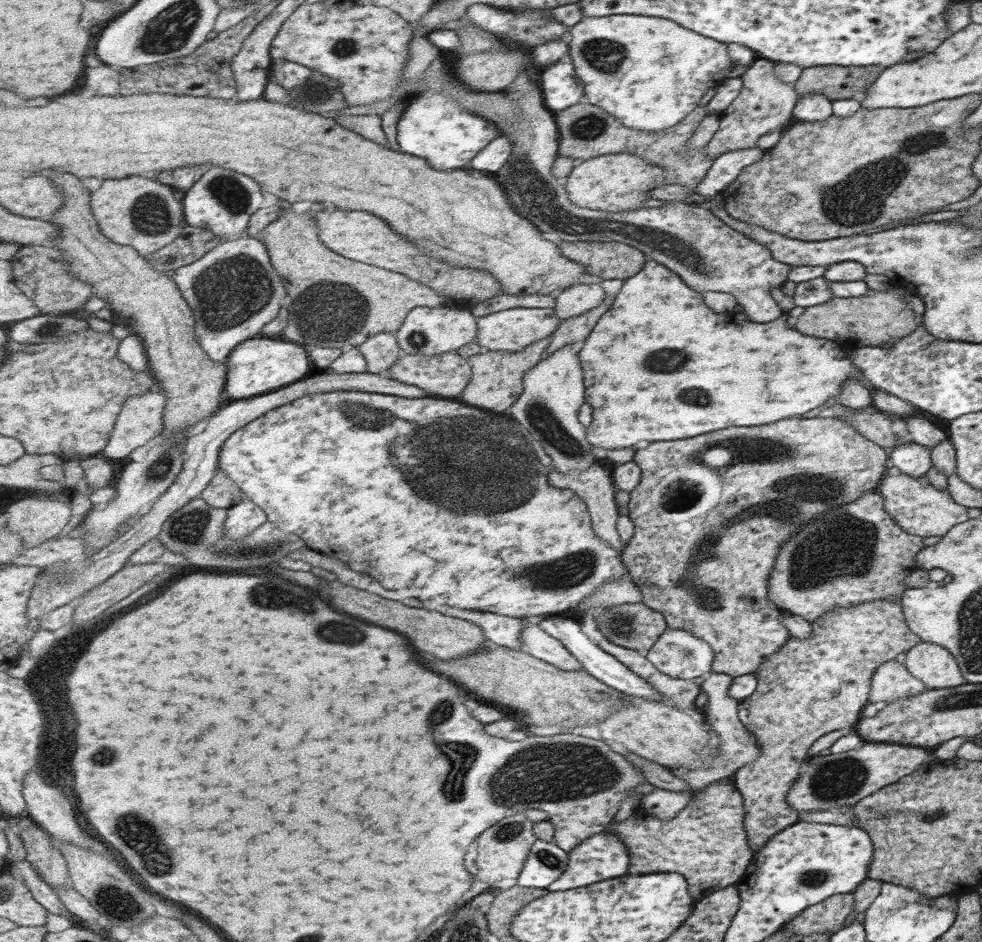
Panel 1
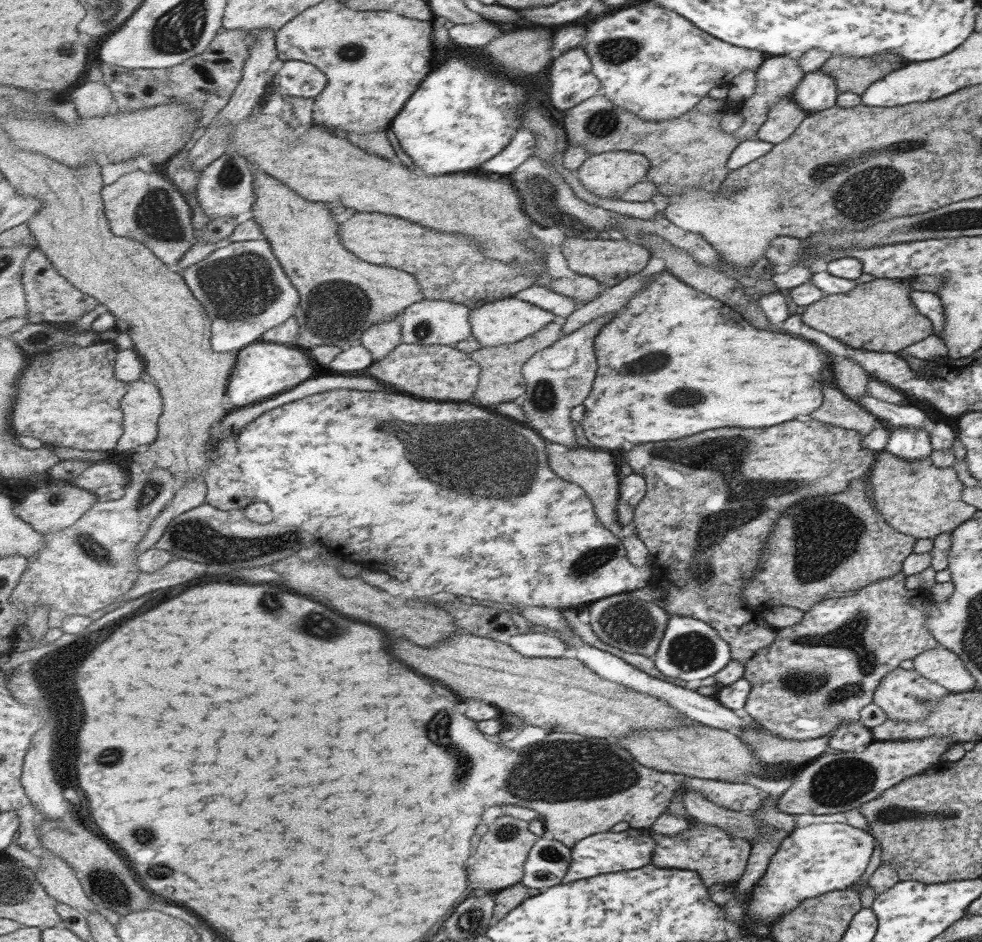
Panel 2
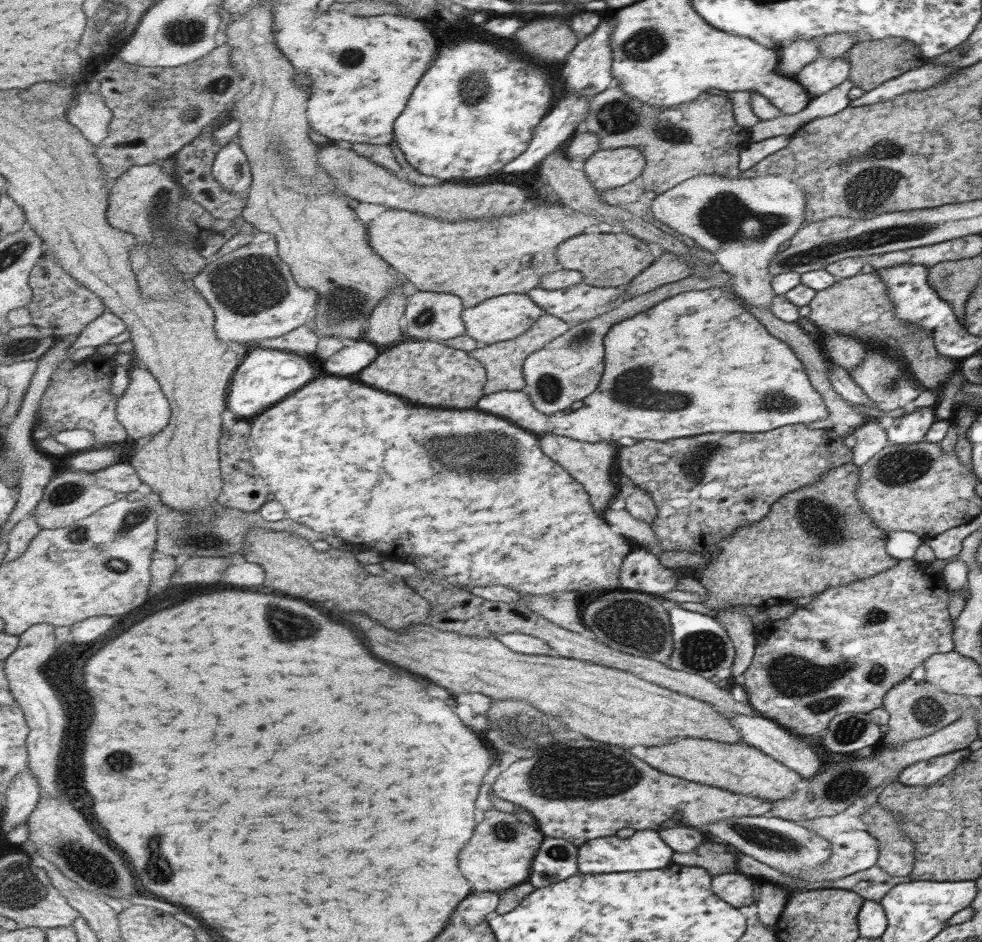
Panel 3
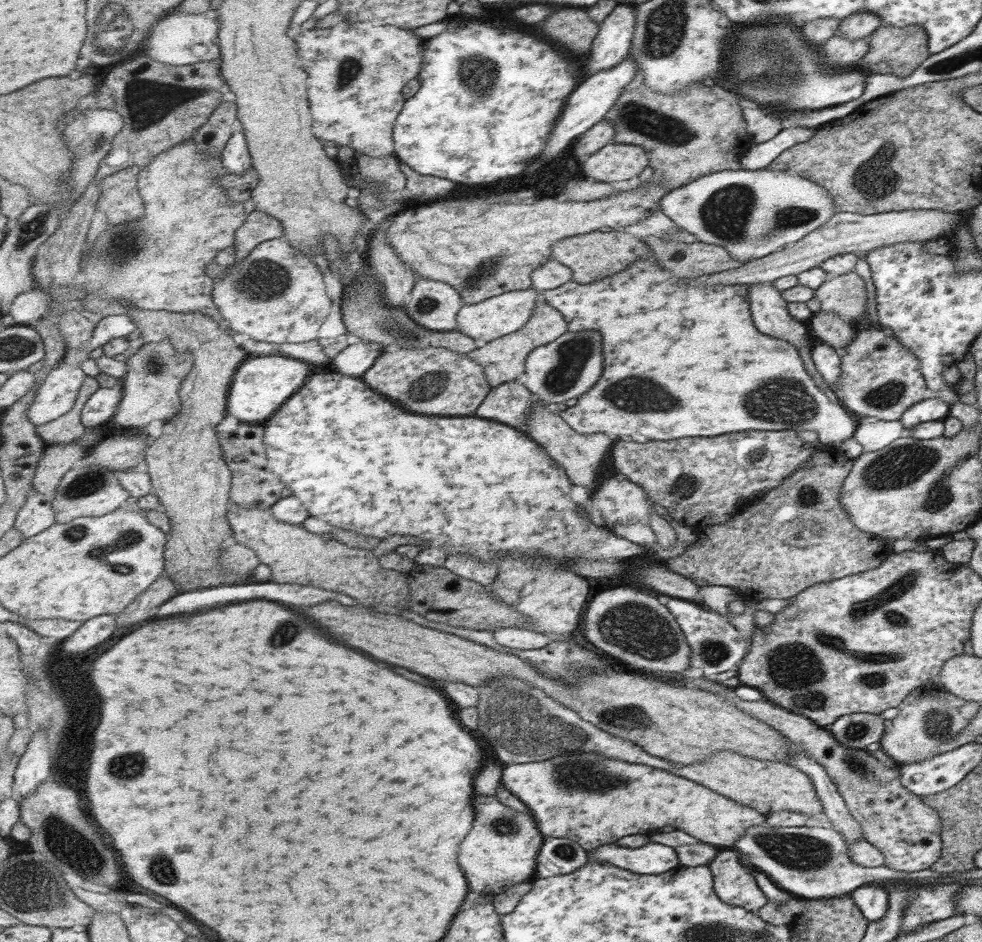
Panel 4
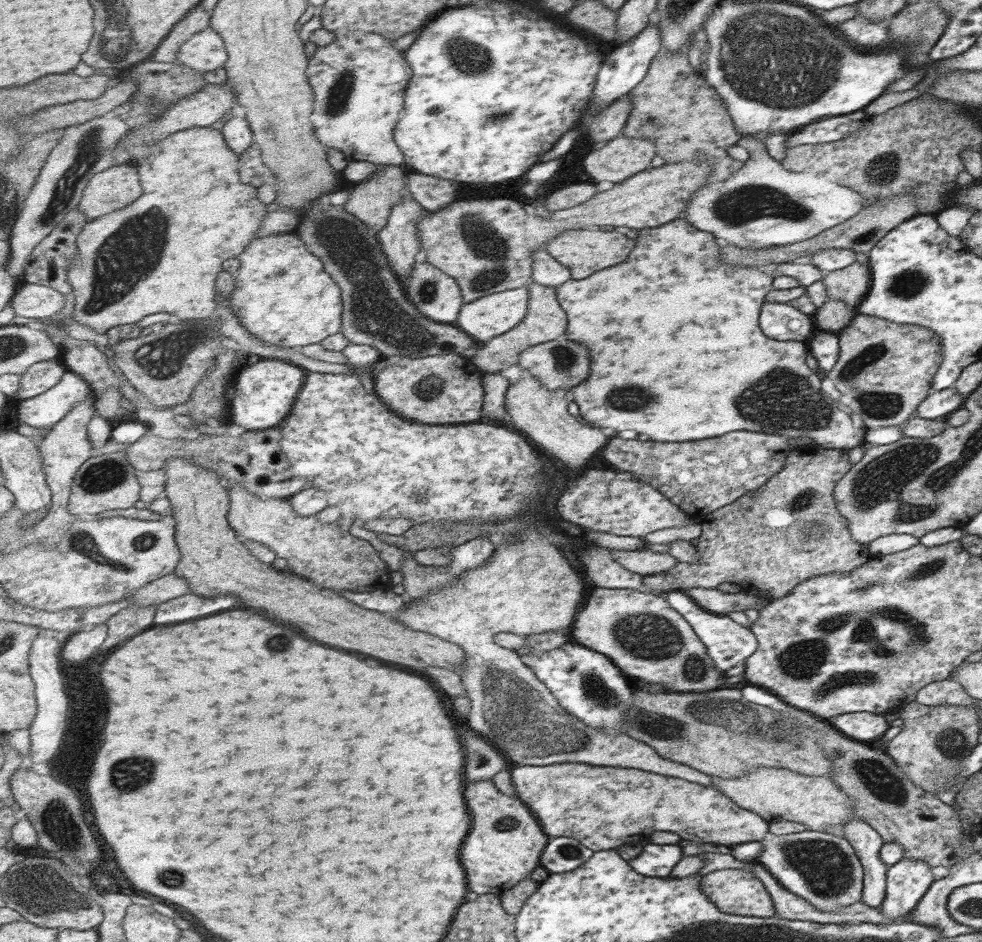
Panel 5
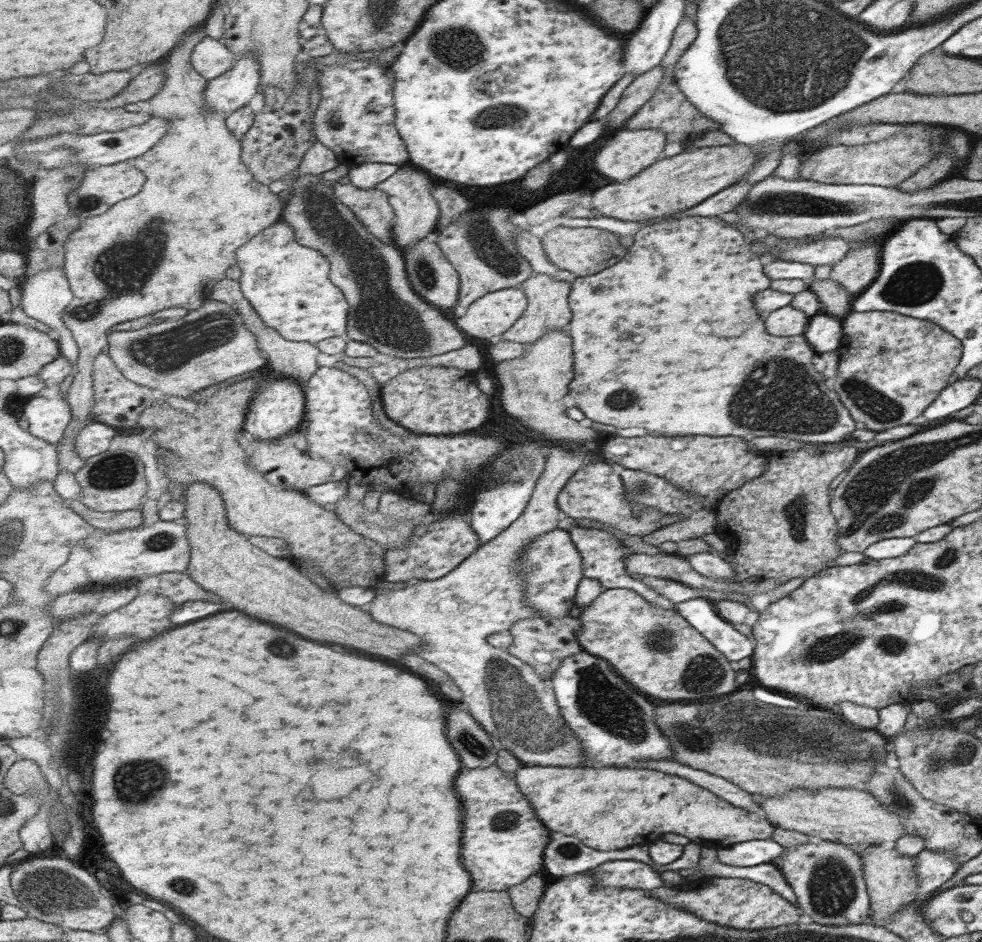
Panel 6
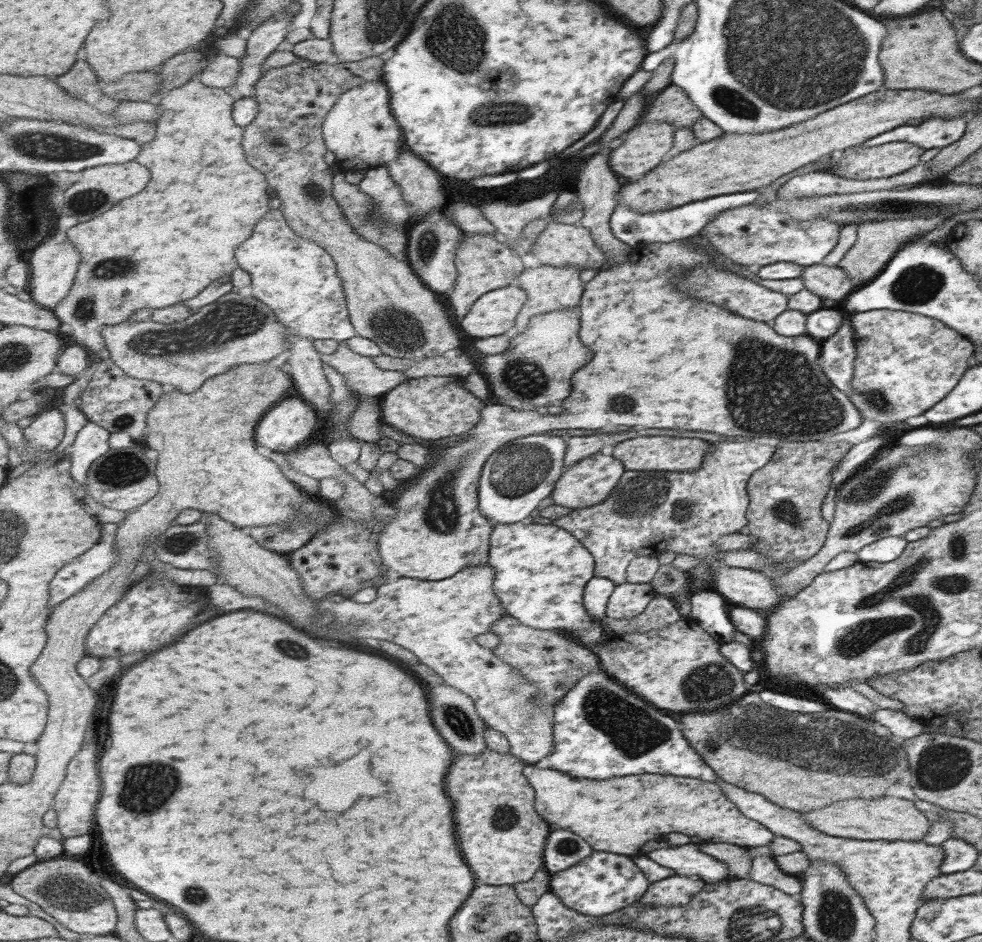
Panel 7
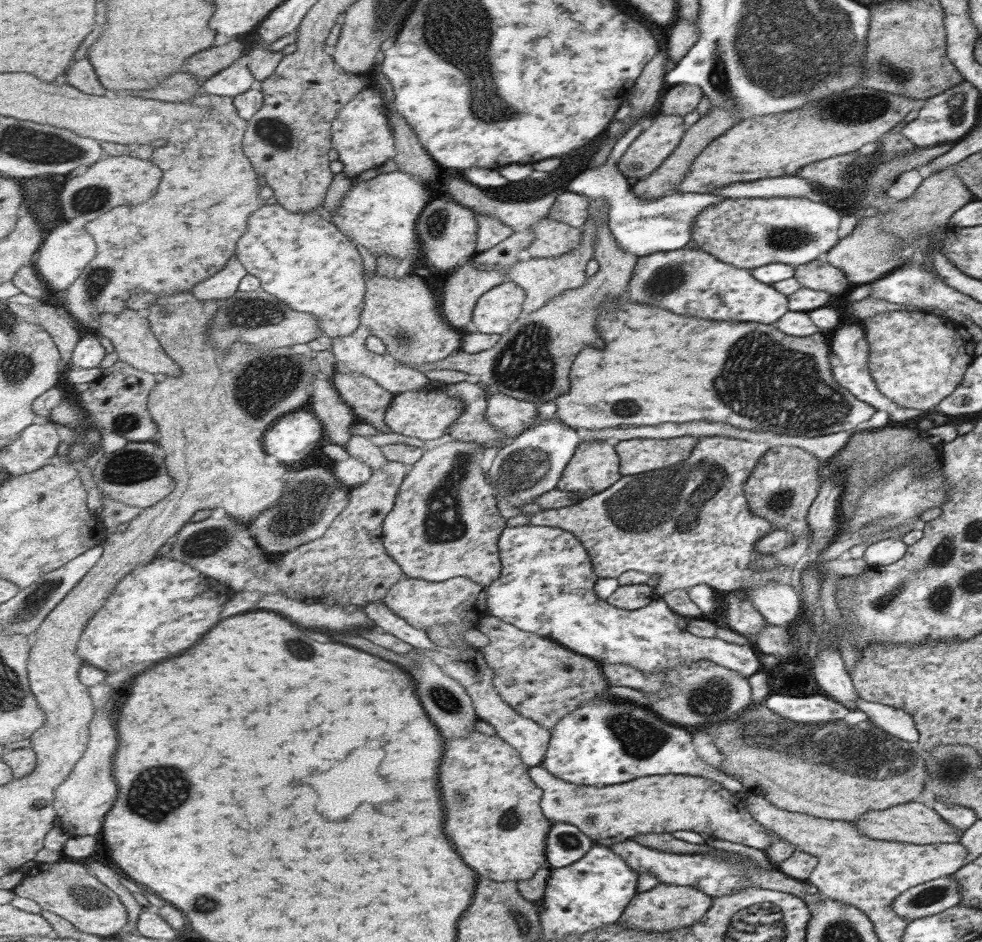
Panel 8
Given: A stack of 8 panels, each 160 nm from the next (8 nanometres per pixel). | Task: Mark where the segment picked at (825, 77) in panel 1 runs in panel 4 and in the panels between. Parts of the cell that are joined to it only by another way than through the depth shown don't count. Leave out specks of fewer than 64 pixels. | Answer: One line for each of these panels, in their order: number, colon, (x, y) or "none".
2: (851, 74)
3: (872, 62)
4: (897, 51)

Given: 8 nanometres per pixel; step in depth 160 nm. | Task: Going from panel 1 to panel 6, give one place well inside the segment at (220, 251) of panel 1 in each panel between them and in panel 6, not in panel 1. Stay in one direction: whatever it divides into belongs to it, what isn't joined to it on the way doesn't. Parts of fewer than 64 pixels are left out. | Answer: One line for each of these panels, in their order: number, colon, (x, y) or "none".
2: (246, 291)
3: (253, 291)
4: (277, 294)
5: (283, 295)
6: (289, 285)

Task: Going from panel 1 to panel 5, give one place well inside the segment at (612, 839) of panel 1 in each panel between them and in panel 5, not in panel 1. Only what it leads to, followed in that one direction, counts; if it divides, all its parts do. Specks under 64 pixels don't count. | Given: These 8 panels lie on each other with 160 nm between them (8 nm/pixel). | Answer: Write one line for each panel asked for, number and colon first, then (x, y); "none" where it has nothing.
2: (600, 853)
3: (644, 850)
4: (656, 858)
5: (655, 860)

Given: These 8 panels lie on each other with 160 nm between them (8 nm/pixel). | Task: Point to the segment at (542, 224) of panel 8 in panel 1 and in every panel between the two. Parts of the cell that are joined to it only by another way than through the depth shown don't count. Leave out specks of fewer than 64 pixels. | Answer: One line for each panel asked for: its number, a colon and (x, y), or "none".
1: (608, 259)
2: (608, 261)
3: (604, 260)
4: (592, 256)
5: (584, 251)
6: (584, 251)
7: (558, 245)

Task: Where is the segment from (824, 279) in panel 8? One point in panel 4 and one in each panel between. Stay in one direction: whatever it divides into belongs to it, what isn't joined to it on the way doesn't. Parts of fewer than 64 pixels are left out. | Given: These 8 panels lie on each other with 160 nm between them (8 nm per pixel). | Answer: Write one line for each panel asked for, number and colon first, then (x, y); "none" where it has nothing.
4: (829, 328)
5: (833, 315)
6: (836, 301)
7: (831, 283)

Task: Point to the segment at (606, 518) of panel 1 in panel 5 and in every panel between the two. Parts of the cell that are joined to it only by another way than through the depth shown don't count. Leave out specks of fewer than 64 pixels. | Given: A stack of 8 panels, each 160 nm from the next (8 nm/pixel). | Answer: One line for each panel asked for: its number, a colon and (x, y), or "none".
2: (593, 470)
3: (588, 463)
4: (580, 455)
5: (540, 413)

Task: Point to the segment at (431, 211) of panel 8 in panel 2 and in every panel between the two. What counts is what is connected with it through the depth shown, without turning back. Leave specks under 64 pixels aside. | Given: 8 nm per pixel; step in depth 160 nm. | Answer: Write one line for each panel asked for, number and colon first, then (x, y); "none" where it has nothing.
2: (430, 322)
3: (430, 315)
4: (434, 304)
5: (437, 295)
6: (434, 277)
7: (433, 247)

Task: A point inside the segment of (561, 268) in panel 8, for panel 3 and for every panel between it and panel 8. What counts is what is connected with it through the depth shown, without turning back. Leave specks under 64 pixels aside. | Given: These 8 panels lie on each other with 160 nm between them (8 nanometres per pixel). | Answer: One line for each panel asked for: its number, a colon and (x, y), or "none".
3: (502, 360)
4: (502, 359)
5: (545, 319)
6: (547, 307)
7: (547, 288)

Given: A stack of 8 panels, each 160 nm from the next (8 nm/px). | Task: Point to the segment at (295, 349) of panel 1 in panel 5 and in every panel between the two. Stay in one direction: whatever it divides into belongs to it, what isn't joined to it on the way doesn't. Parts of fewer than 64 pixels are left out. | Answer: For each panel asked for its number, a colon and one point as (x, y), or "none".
2: (265, 368)
3: (267, 375)
4: (263, 384)
5: (265, 391)

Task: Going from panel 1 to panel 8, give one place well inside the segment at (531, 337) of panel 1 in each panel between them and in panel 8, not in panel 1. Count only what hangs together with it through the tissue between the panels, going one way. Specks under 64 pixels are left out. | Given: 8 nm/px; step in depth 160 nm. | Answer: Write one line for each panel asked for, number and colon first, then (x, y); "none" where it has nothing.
2: (501, 322)
3: (501, 318)
4: (499, 316)
5: (484, 319)
6: (490, 317)
7: (494, 314)
8: (496, 310)

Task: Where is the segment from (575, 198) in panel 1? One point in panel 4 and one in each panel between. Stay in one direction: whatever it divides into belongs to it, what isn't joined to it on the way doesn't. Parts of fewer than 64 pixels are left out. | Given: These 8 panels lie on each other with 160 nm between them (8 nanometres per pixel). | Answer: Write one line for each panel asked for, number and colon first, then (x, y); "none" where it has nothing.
2: (606, 175)
3: (604, 169)
4: (614, 162)

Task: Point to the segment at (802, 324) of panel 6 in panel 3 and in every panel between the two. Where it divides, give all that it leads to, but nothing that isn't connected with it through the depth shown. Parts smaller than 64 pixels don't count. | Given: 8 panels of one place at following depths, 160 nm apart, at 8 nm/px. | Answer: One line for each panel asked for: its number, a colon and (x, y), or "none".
3: (741, 221)
4: (771, 314)
5: (781, 321)

